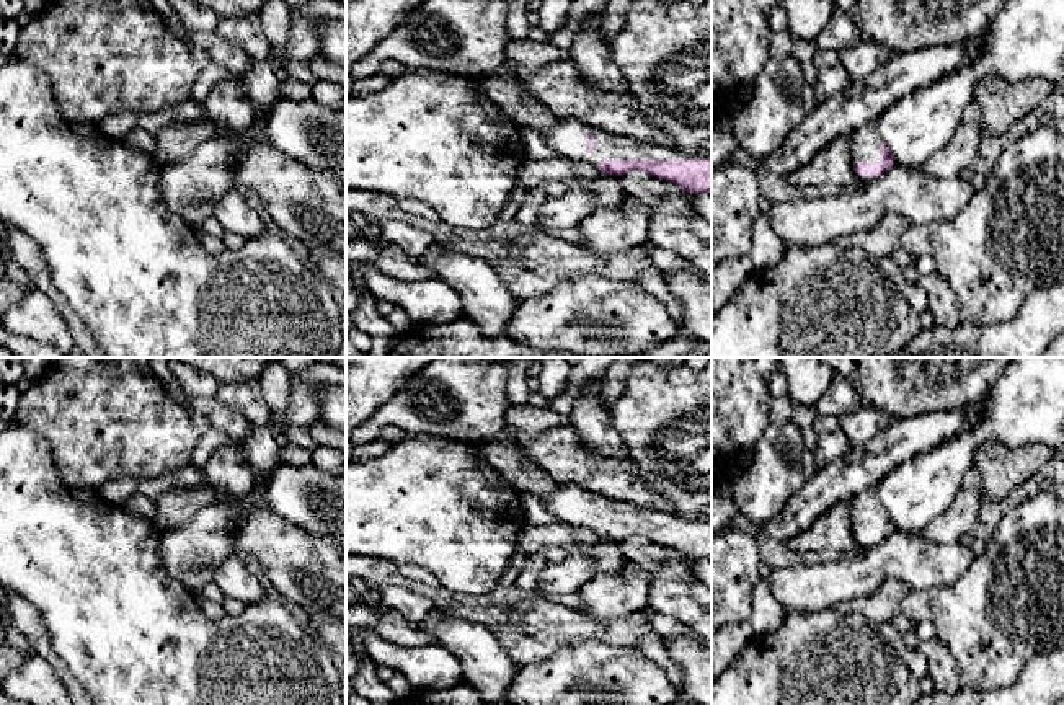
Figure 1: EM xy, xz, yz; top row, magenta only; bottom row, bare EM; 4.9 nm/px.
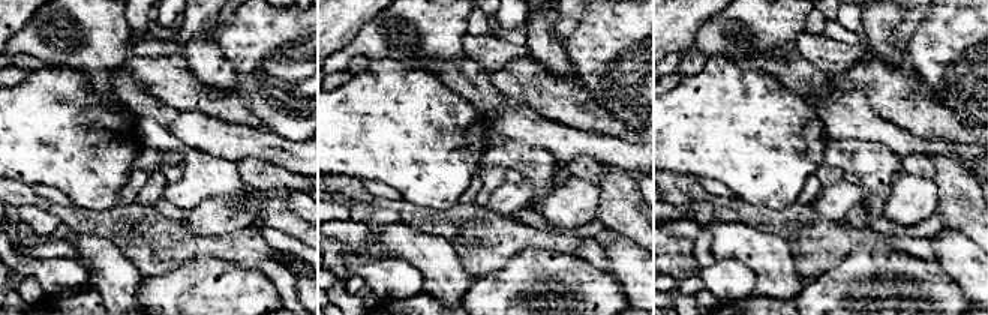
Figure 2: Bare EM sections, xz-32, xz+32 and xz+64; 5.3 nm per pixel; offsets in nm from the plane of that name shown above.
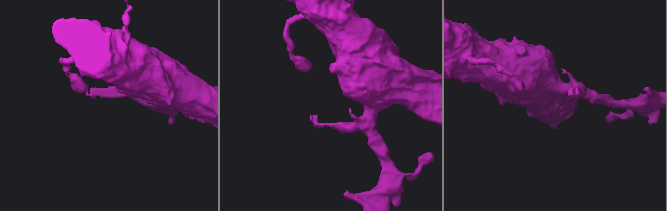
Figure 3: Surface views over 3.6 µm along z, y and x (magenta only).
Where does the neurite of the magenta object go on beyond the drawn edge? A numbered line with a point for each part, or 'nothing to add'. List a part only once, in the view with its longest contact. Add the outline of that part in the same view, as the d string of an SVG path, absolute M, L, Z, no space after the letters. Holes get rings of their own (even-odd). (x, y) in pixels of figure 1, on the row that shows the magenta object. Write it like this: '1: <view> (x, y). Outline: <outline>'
1: xz (567, 137). Outline: M556 118L555 126L548 132L542 134L542 137L545 144L556 152L556 155L576 162L586 162L596 168L601 160L712 160L712 153L685 153L674 147L627 139L597 127L591 127L583 121L571 118Z

